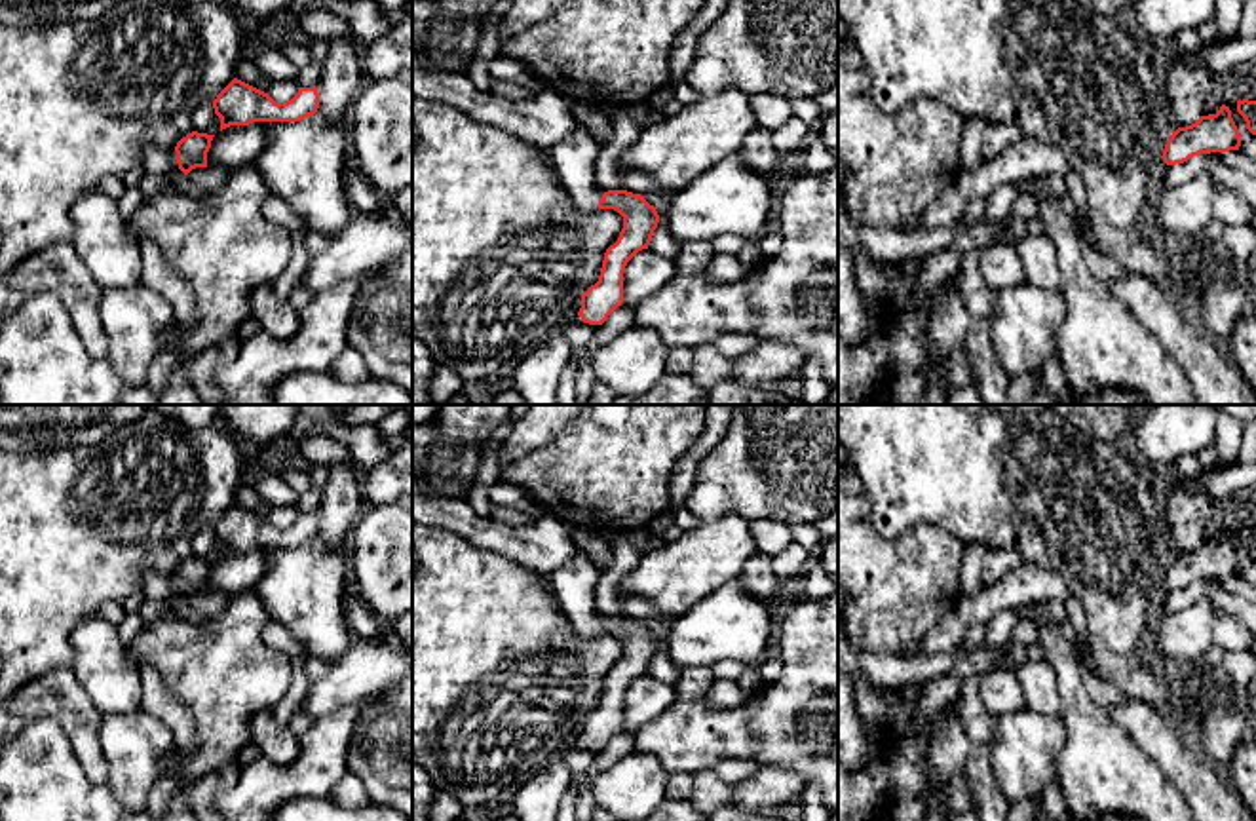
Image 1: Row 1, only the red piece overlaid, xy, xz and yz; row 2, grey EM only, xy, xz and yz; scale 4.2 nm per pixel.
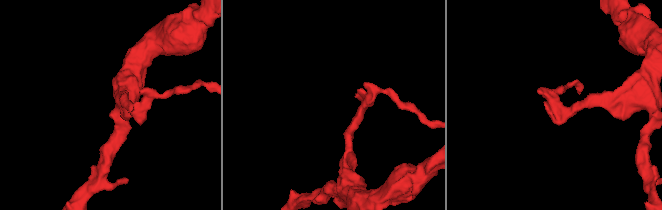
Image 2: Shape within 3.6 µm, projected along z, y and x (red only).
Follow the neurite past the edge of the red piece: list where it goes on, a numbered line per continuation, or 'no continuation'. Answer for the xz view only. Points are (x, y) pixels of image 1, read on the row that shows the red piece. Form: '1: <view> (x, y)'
1: xz (574, 158)

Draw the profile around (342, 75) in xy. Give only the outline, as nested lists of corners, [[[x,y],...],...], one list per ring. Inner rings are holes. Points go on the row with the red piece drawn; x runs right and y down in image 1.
[[[334,38],[329,42],[329,55],[321,65],[321,78],[315,84],[319,108],[315,114],[329,116],[336,125],[346,125],[350,106],[363,89],[363,53],[355,38]]]

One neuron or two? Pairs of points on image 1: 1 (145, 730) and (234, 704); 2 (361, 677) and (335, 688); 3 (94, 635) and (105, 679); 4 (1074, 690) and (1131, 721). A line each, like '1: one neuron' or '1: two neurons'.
1: two neurons
2: one neuron
3: one neuron
4: two neurons

